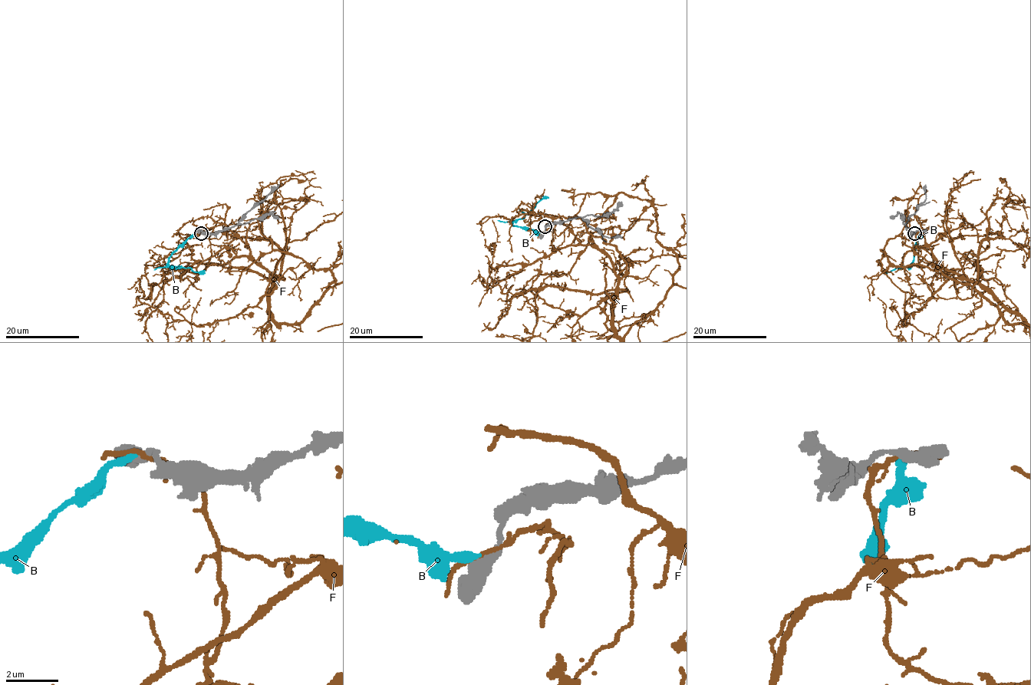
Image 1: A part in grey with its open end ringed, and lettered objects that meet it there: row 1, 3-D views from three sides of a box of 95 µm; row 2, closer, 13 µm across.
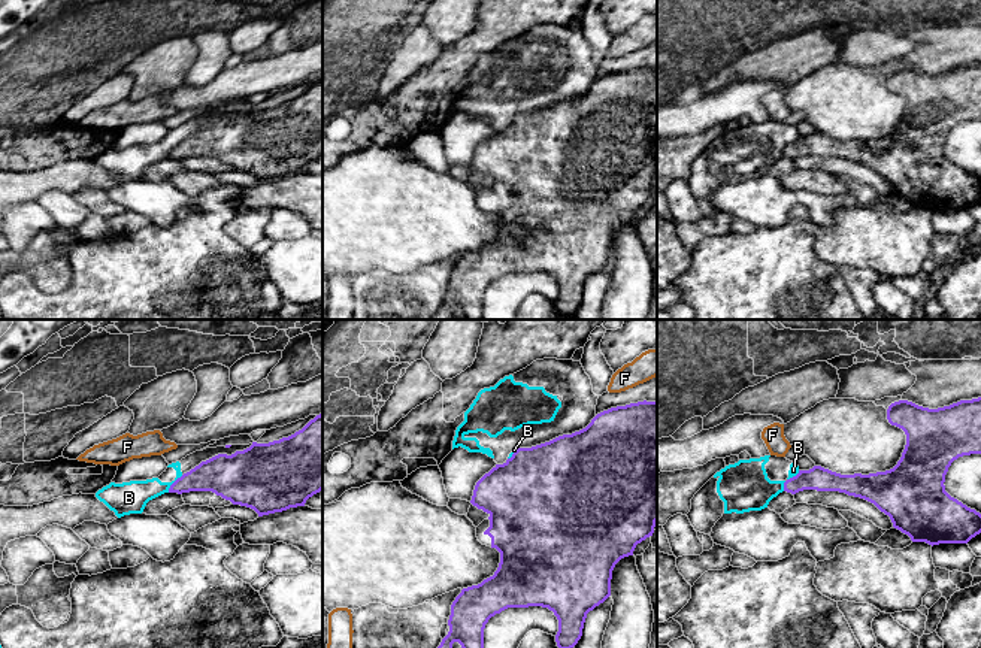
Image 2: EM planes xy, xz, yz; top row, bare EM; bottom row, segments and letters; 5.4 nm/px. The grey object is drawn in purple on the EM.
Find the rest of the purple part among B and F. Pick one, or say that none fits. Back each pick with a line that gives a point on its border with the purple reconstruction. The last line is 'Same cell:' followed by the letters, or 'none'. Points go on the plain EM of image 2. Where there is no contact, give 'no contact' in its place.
Same cell: none

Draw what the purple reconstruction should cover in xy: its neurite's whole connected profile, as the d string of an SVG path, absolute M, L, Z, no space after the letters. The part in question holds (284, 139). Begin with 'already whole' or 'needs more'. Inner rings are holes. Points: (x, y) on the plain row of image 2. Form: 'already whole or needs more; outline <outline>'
already whole; outline M323 79L311 85L302 96L269 109L257 109L231 121L218 119L178 143L169 158L212 157L233 170L254 175L258 182L305 172L306 166L323 155Z

